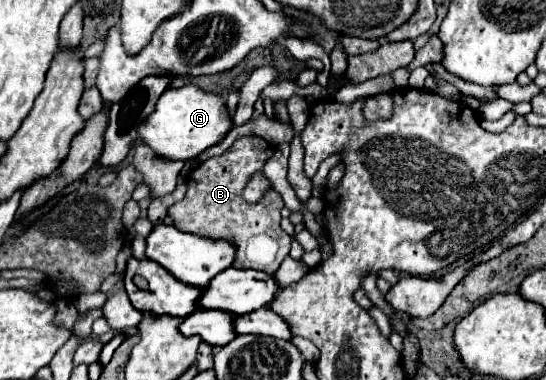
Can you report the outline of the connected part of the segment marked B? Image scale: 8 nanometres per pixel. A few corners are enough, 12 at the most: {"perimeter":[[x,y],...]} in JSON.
{"perimeter":[[239,137],[195,167],[169,209],[185,233],[229,239],[237,269],[273,275],[291,237],[271,189],[251,205],[247,179],[273,145]]}

